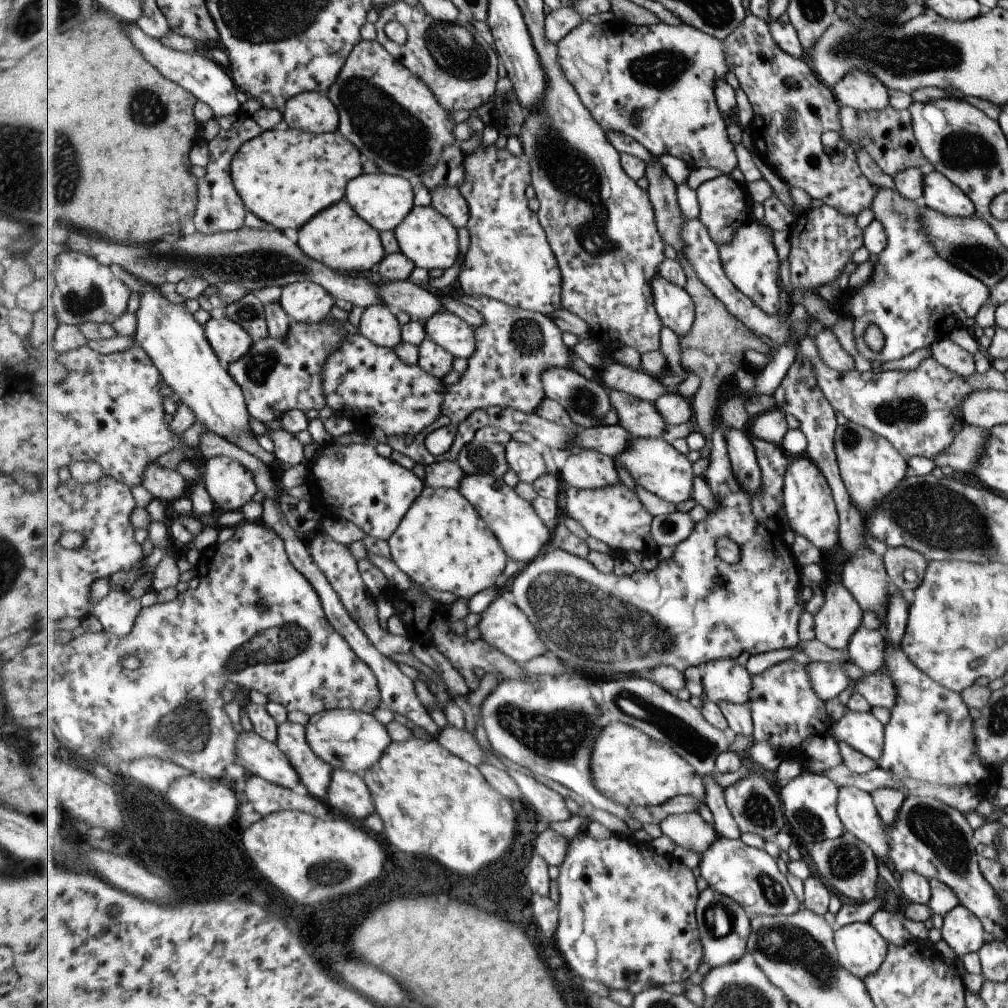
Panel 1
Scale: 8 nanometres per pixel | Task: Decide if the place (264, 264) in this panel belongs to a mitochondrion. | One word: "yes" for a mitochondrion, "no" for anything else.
yes

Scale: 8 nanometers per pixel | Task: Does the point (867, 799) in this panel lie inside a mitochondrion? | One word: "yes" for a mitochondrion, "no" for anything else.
no

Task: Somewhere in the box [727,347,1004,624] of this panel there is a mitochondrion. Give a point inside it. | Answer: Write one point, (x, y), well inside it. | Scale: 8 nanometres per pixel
(934, 516)

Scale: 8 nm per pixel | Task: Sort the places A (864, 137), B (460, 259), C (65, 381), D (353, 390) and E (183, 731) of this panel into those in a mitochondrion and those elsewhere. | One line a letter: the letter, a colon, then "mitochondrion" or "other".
A: mitochondrion
B: other
C: other
D: other
E: mitochondrion

